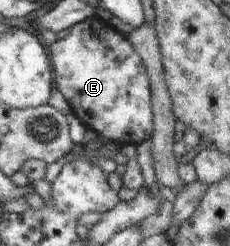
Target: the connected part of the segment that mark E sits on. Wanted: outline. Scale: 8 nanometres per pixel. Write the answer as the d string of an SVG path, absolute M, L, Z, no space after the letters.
M94 16L60 31L54 43L46 46L46 49L53 68L53 82L59 84L59 91L71 106L72 116L79 118L85 127L97 132L99 138L118 145L137 146L151 137L154 119L149 78L143 60L129 43L126 34Z

